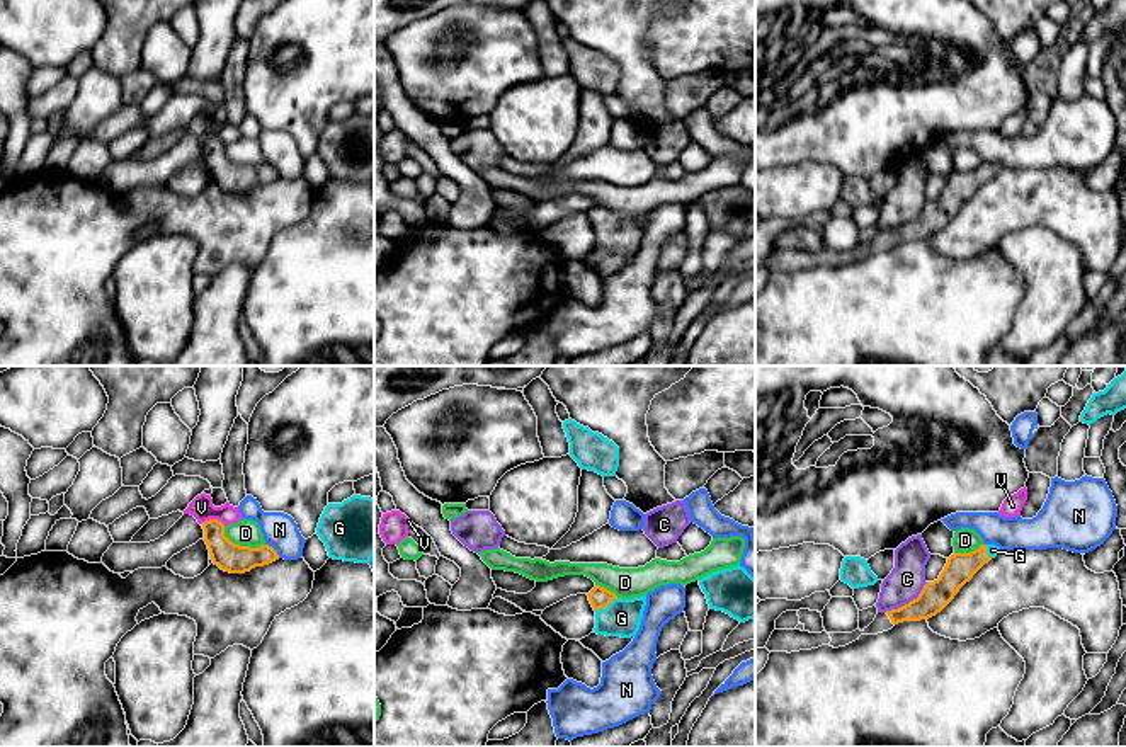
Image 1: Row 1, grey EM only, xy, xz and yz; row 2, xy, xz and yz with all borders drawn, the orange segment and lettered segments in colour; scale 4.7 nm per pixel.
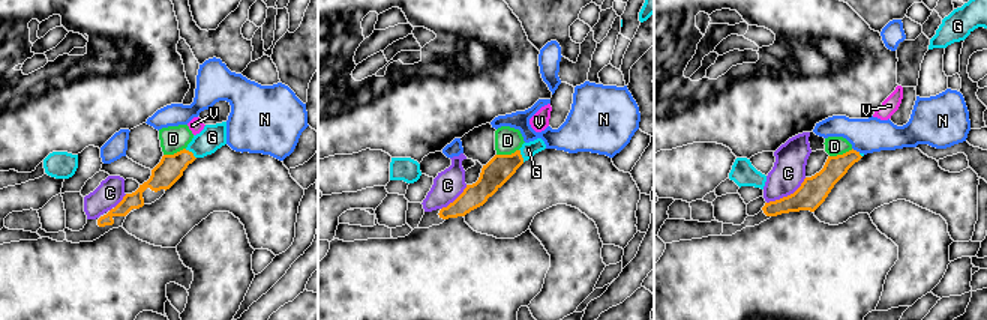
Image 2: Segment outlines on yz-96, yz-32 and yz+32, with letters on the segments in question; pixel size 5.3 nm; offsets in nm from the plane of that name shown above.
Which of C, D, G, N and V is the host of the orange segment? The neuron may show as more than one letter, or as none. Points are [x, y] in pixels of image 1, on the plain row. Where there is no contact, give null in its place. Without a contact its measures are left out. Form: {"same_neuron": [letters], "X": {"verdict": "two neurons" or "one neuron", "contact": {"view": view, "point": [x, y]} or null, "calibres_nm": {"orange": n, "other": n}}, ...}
{"same_neuron": ["G"], "C": {"verdict": "two neurons", "contact": {"view": "yz", "point": [909, 222]}, "calibres_nm": {"orange": 140, "other": 170}}, "D": {"verdict": "two neurons", "contact": {"view": "xy", "point": [237, 164]}, "calibres_nm": {"orange": 140, "other": 130}}, "G": {"verdict": "one neuron", "contact": {"view": "xz", "point": [606, 225]}, "calibres_nm": {"orange": 100, "other": 180}}, "N": {"verdict": "two neurons", "contact": {"view": "xy", "point": [274, 169]}, "calibres_nm": {"orange": 140, "other": 160}}, "V": {"verdict": "two neurons", "contact": {"view": "xy", "point": [215, 138]}, "calibres_nm": {"orange": 140, "other": 110}}}

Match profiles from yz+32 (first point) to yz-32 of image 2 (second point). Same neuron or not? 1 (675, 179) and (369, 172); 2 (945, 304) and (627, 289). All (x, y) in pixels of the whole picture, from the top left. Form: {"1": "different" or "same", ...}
{"1": "same", "2": "different"}

